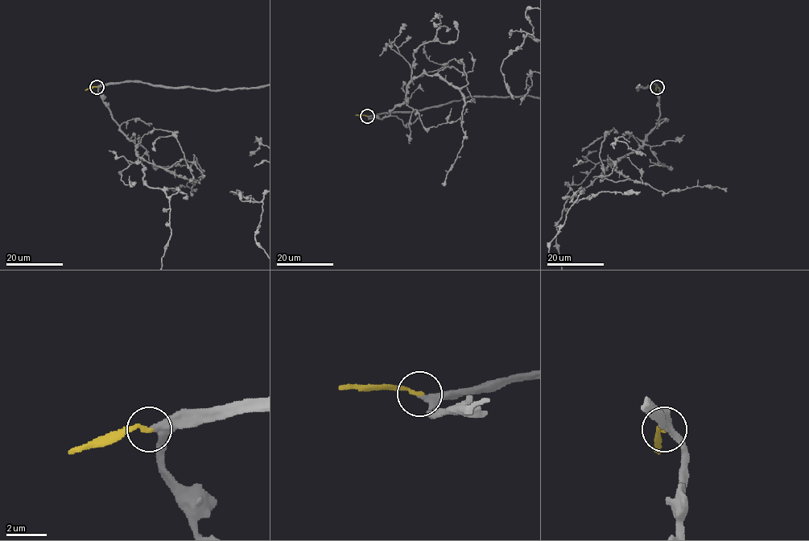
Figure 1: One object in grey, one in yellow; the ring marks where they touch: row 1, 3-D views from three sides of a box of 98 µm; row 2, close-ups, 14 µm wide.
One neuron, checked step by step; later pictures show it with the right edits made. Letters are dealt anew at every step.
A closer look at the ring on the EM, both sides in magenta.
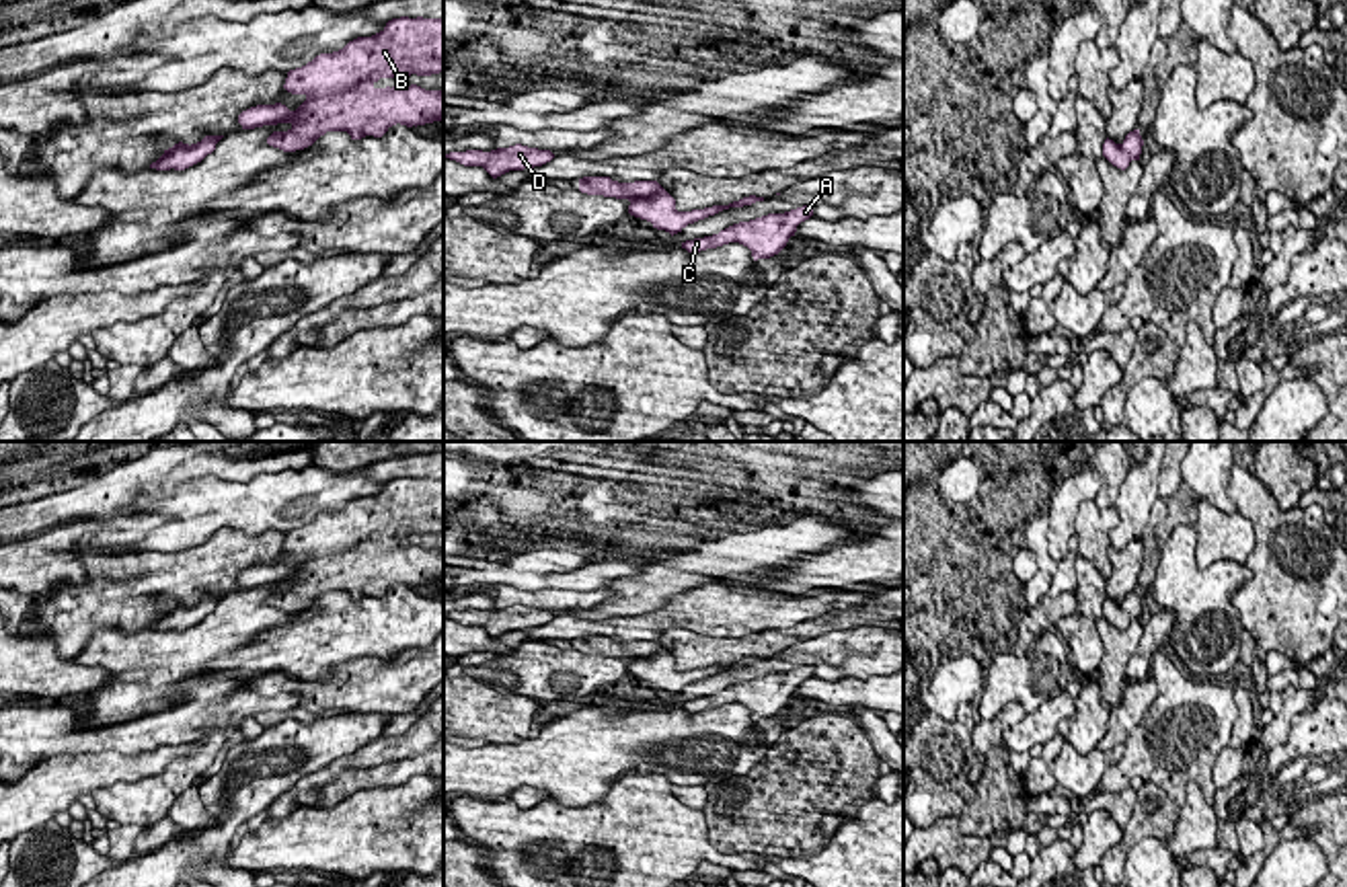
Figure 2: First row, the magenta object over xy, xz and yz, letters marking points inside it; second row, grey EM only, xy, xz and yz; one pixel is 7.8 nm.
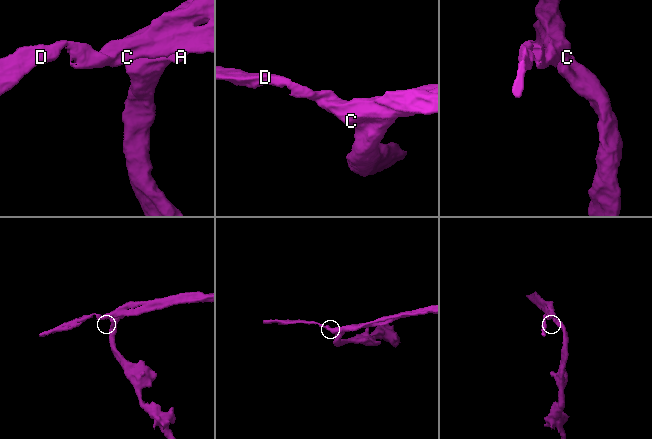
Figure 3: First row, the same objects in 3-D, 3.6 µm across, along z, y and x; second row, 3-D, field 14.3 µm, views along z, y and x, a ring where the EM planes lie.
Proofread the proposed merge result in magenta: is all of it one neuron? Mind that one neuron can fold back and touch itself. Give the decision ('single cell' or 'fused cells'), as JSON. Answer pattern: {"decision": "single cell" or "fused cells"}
{"decision": "single cell"}

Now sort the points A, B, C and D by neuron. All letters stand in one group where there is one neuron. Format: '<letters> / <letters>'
A B C D

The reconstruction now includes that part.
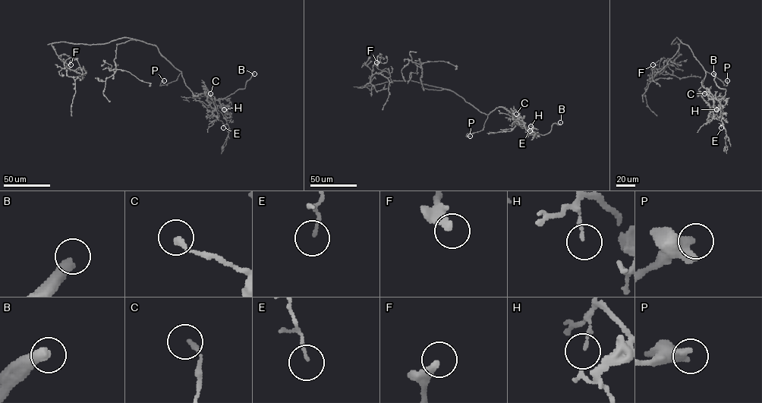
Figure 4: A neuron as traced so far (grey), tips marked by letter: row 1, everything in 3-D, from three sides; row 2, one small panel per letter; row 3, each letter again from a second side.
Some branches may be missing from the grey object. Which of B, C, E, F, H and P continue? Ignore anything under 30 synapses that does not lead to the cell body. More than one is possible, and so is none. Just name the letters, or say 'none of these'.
B

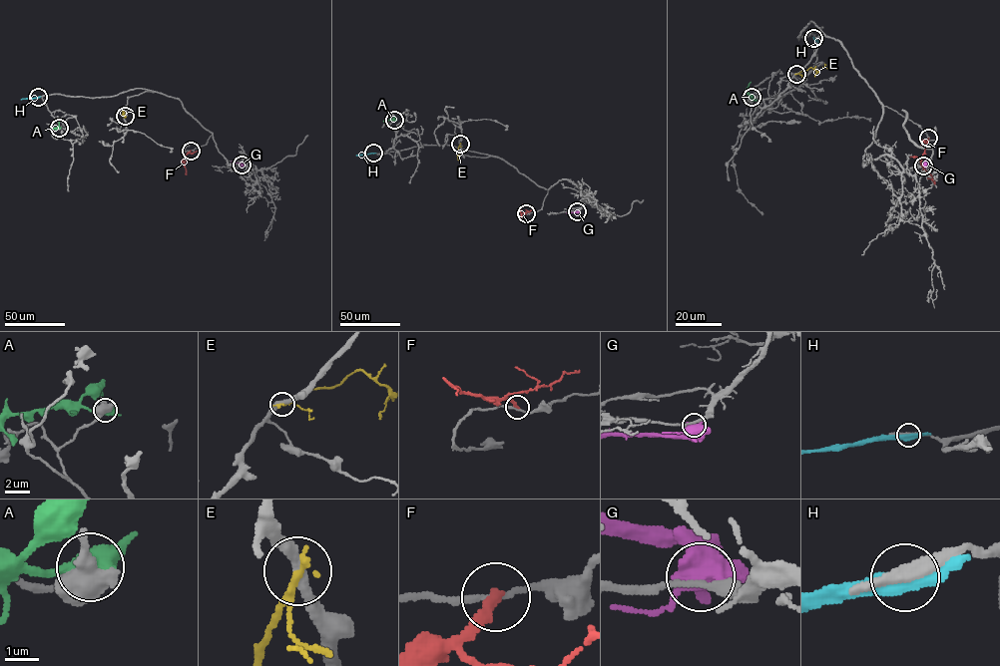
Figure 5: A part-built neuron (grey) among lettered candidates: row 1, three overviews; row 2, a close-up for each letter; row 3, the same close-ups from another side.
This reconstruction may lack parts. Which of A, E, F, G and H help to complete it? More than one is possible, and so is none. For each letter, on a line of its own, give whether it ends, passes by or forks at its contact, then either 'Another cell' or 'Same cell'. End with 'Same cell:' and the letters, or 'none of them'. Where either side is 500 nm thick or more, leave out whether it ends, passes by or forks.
A: Another cell
E: It passes by. Another cell
F: It ends there. Another cell
G: Same cell
H: It passes by. Another cell
Same cell: G

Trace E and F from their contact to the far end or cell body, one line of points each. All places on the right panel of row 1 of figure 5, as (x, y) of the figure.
E: (796, 74), (810, 67), (817, 73), (824, 64)
F: (928, 138), (920, 165), (934, 184)

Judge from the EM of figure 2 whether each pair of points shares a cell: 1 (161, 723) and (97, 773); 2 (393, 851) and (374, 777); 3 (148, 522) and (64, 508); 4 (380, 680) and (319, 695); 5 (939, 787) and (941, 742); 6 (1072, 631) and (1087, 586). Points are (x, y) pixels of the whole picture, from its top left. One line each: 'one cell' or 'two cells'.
1: two cells
2: two cells
3: two cells
4: one cell
5: one cell
6: one cell

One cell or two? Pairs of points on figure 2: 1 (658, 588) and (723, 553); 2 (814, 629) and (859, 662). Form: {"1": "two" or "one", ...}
{"1": "one", "2": "two"}

